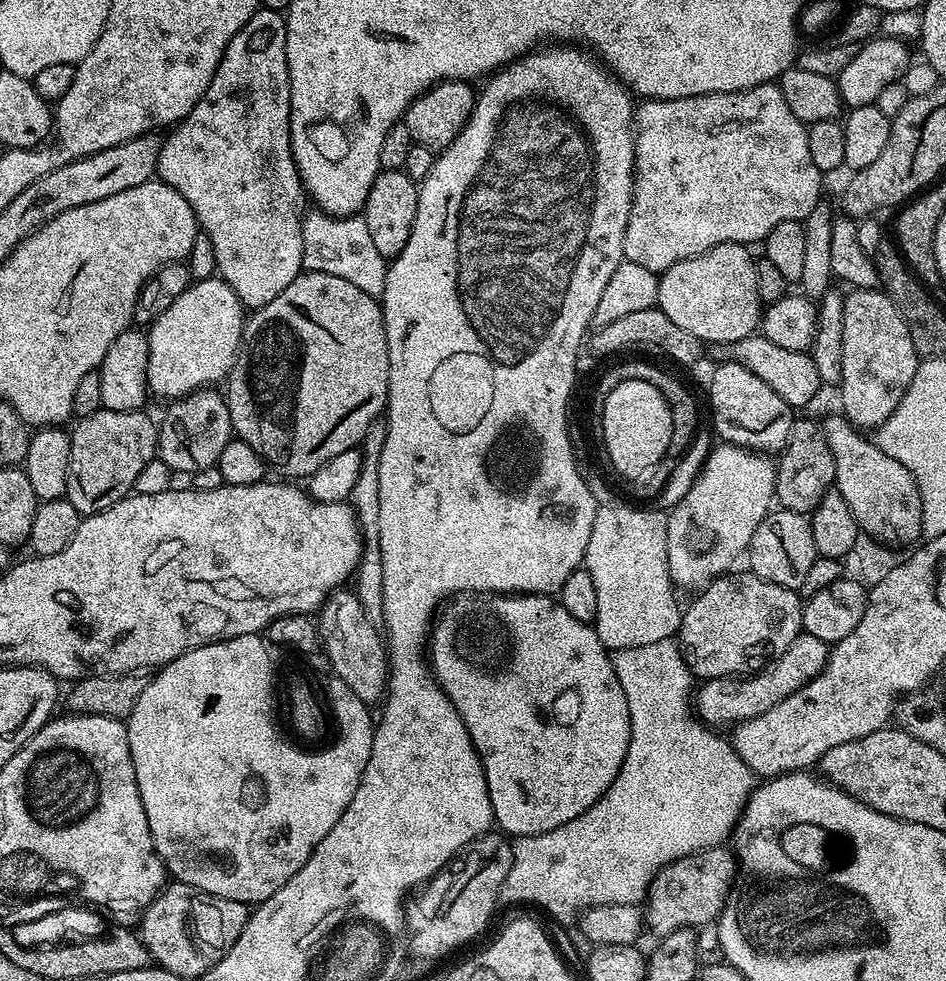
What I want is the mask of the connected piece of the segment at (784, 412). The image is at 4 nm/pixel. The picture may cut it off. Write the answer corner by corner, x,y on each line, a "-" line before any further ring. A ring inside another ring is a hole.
731,358
725,361
713,370
712,381
708,384
708,400
712,403
711,427
715,435
723,443
751,448
754,452
783,452
790,438
794,410
785,400
778,398
778,394
774,394
774,390
770,390
758,374
750,374
746,366
737,364

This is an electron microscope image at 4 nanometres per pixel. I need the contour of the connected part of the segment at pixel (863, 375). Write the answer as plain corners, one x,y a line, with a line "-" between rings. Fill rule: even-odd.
857,287
845,295
842,310
842,378
838,391
840,404
844,407
842,415
853,427
875,430
882,422
886,422
886,418
890,418
890,414
898,410
898,402
902,402
902,394
906,394
910,382
914,382
914,374
920,361
921,357
910,338
910,330
898,306
894,306
894,302
883,290

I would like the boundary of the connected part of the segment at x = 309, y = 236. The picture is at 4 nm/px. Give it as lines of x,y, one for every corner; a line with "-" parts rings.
319,210
309,211
302,232
303,269
344,278
371,296
381,297
385,290
388,260
375,249
363,215
333,217

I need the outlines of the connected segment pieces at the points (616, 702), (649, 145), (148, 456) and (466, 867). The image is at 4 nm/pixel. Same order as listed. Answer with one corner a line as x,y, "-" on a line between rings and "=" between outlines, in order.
461,592
453,595
439,609
438,619
431,625
430,639
426,644
426,660
437,684
450,698
454,710
458,710
474,742
474,750
479,754
482,770
486,774
486,790
490,794
492,819
509,837
546,834
570,822
570,818
578,818
578,814
590,810
590,806
594,806
594,802
598,802
598,798
606,794
610,782
618,778
618,770
630,746
630,706
626,706
626,694
618,682
618,674
614,674
609,649
605,648
598,638
595,627
586,622
578,622
578,618
573,618
560,605
559,599
548,594
499,592
=
775,83
759,84
746,90
737,92
715,92
705,96
691,96
690,98
674,98
673,100
641,99
634,108
634,135
636,137
636,170
632,174
632,205
630,218
626,222
624,231
624,259
638,262
638,266
646,266
646,270
654,273
666,271
670,266
682,262
686,258
694,258
706,250
719,244
743,244
763,242
778,226
778,222
798,220
803,222
814,210
816,204
821,203
820,180
822,173
810,158
810,142
808,129
790,110
786,98
782,98
782,90
=
101,408
100,411
81,416
75,421
76,429
71,429
72,445
70,446
70,470
66,499
78,510
81,517
93,516
96,512
106,510
123,500
136,487
138,474
142,474
146,462
157,459
158,456
158,424
147,416
147,411
119,412
109,408
=
503,831
485,832
476,840
471,840
459,854
449,860
448,867
444,871
436,873
407,901
406,928
410,933
408,947
413,957
416,955
424,960
436,960
439,956
444,956
447,952
470,943
475,936
483,934
484,927
491,922
492,915
496,912
496,906
498,907
501,903
502,884
506,879
506,874
510,874
512,865
512,846
513,841

